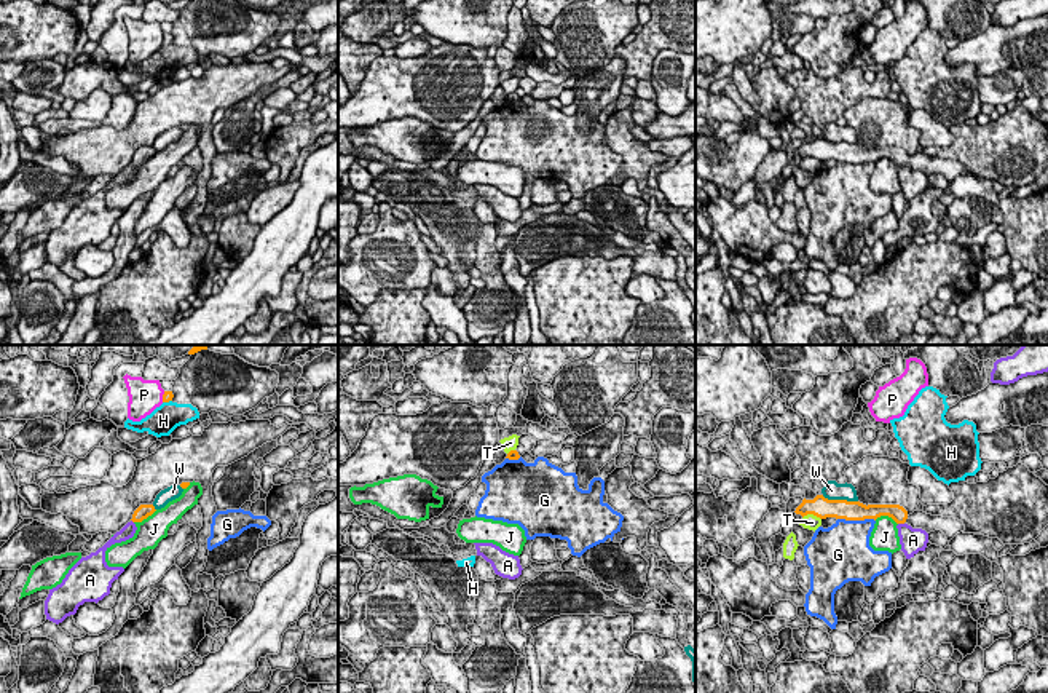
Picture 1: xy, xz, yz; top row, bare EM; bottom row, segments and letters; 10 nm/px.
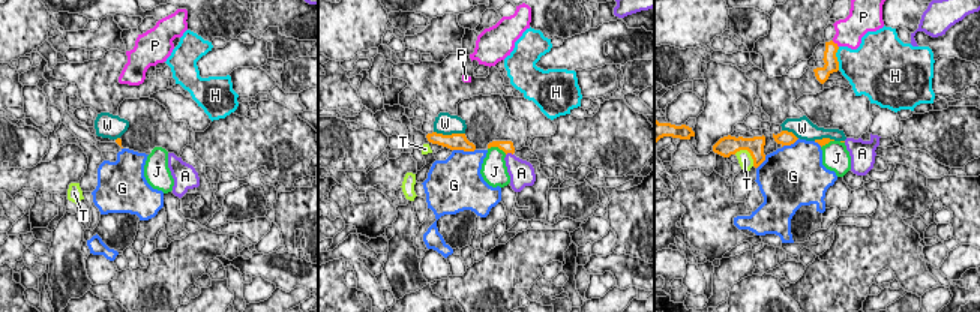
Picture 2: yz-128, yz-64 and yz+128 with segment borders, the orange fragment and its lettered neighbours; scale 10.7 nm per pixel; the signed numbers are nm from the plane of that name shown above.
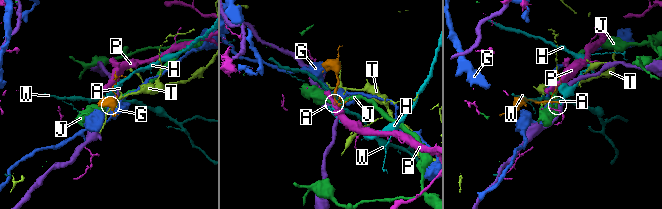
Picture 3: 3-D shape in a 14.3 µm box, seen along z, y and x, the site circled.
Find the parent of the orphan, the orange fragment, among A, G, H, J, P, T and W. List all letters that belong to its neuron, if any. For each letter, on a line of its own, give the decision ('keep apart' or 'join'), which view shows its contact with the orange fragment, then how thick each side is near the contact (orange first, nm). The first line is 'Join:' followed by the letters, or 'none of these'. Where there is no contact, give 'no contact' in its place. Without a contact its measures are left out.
Join: none of these
A: keep apart | yz | 160/260 nm
G: keep apart | yz | 190/440 nm
H: keep apart | xy | 100/300 nm
J: keep apart | xy | 140/280 nm
P: keep apart | xy | 100/320 nm
T: keep apart | yz | 220/160 nm
W: keep apart | yz | 220/190 nm

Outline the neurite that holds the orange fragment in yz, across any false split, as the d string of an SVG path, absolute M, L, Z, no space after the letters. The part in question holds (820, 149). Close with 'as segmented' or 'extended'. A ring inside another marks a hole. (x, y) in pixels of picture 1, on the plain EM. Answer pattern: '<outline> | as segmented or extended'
M817 137L814 142L804 141L794 155L801 156L802 160L807 156L814 156L820 161L836 160L845 163L876 163L881 158L888 158L896 166L908 166L912 171L922 171L927 176L941 172L946 177L948 184L951 184L957 176L965 172L963 164L954 160L932 158L919 152L909 156L900 147L866 148L860 144L828 142L823 137Z | extended

